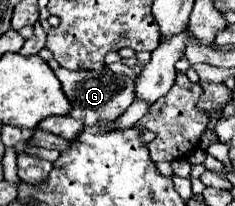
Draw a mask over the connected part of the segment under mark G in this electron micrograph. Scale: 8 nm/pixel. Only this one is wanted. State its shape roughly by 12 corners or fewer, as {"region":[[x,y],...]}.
{"region":[[108,68],[56,78],[84,126],[116,120],[136,98],[134,82]]}

